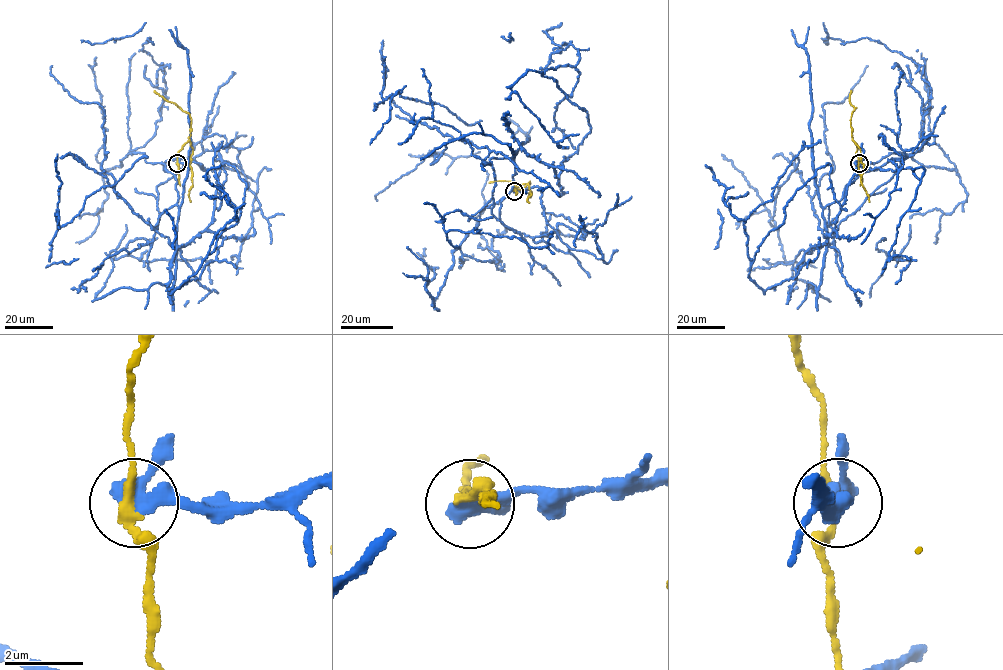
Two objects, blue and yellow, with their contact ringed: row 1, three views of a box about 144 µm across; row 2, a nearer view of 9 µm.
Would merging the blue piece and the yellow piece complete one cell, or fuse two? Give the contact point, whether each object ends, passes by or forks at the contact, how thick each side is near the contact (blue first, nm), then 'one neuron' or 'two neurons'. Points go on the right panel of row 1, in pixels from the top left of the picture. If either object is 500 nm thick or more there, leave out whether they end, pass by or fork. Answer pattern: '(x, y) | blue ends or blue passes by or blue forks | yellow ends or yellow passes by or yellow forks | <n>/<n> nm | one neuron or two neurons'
(859, 163) | blue passes by | yellow passes by | 400/220 nm | two neurons

